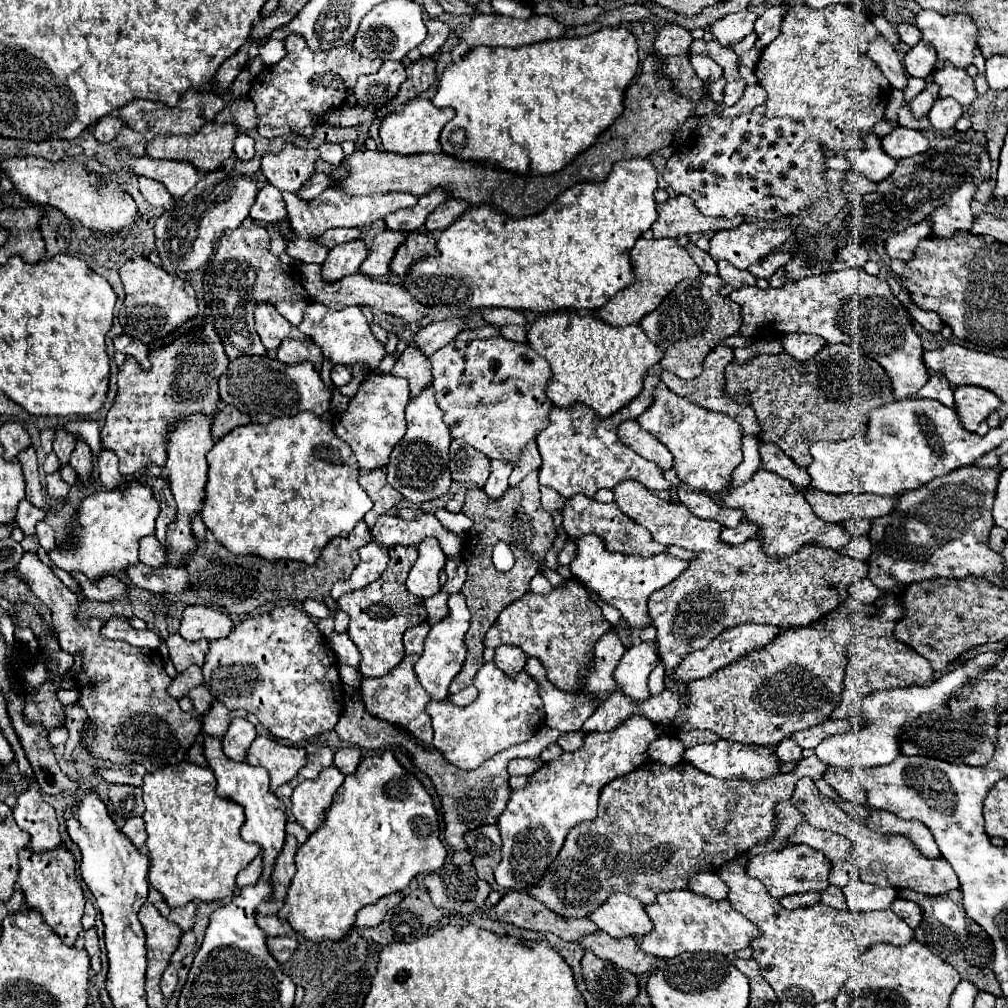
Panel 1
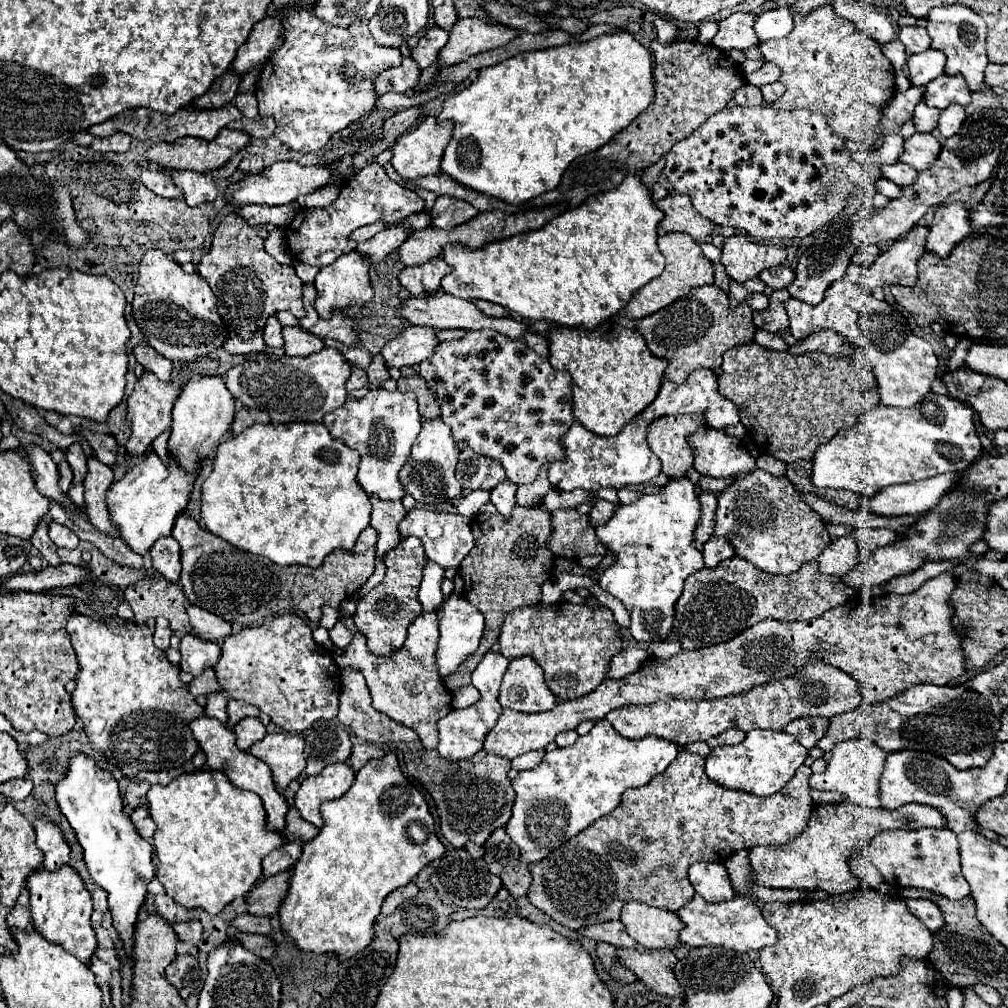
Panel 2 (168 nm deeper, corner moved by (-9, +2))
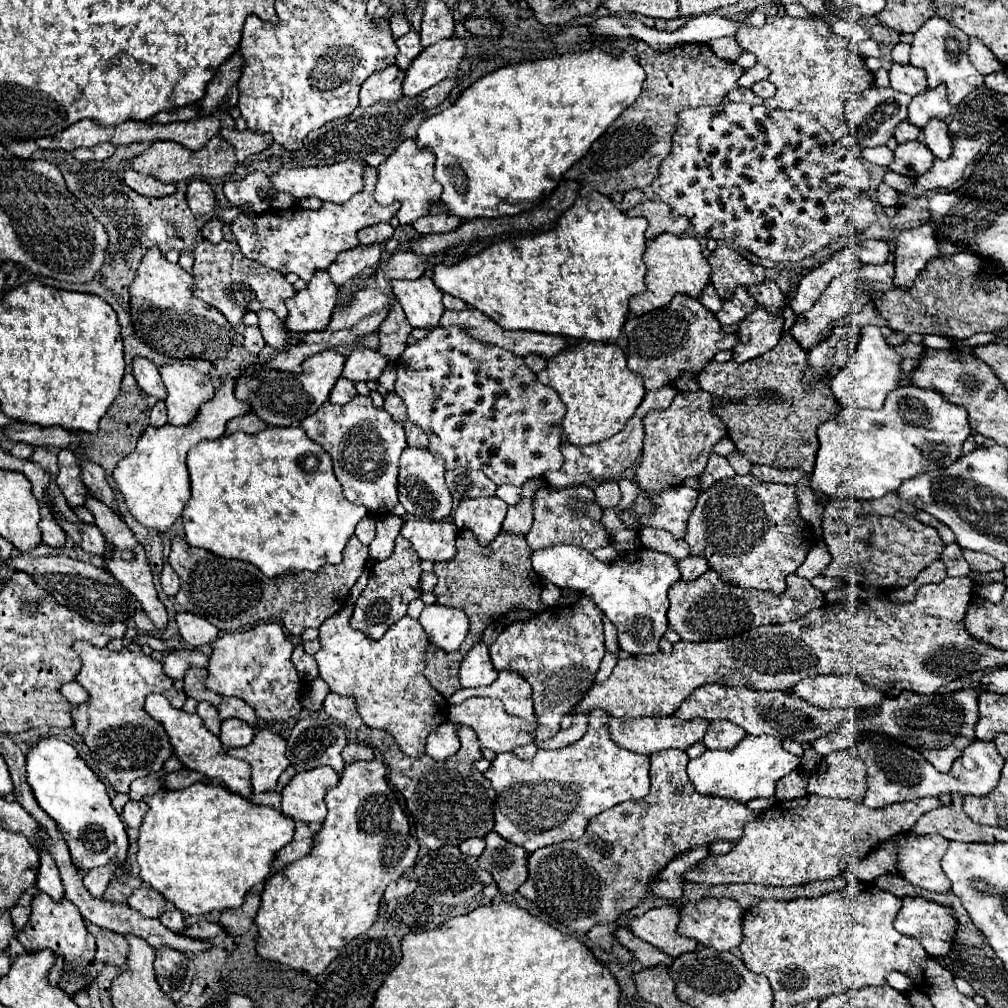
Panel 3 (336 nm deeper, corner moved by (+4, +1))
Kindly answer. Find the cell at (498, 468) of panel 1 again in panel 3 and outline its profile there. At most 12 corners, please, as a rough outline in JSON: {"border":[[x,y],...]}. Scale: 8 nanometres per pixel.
{"border":[[470,498],[454,510],[454,524],[478,544],[500,534],[506,502]]}

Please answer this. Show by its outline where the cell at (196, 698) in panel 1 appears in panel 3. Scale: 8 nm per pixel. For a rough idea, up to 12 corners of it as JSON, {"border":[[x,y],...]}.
{"border":[[208,702],[198,704],[198,716],[206,728],[220,734],[222,718]]}

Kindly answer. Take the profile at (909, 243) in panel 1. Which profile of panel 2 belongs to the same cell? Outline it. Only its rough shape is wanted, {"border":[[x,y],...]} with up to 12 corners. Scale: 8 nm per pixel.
{"border":[[917,225],[865,269],[861,287],[913,285],[929,227]]}

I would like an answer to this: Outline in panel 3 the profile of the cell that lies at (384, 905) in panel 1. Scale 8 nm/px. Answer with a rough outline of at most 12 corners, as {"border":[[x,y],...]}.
{"border":[[400,878],[384,892],[384,902],[412,894],[416,880]]}

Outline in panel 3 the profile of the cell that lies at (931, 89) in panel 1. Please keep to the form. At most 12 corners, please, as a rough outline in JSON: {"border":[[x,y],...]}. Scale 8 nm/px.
{"border":[[910,122],[896,126],[894,138],[898,144],[918,140],[920,128]]}

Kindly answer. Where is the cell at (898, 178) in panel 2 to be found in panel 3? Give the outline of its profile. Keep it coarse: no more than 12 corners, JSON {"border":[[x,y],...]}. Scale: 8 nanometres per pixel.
{"border":[[888,170],[884,182],[900,194],[916,182],[916,178],[900,176]]}

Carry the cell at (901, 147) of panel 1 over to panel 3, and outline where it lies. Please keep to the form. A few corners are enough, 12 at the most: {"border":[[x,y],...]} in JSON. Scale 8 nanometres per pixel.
{"border":[[922,142],[894,150],[890,170],[918,178],[932,168],[932,152]]}

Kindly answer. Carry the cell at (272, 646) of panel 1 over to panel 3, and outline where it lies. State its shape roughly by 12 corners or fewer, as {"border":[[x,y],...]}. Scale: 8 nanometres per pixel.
{"border":[[280,624],[212,642],[206,686],[268,722],[296,718],[304,684]]}

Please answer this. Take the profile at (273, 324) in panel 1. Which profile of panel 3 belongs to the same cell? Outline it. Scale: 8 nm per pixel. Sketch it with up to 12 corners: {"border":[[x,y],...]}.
{"border":[[260,328],[244,330],[244,348],[258,354],[266,344]]}

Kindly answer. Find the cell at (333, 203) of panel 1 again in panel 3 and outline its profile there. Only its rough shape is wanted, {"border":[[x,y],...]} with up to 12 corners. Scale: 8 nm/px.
{"border":[[364,190],[320,210],[292,206],[230,228],[242,254],[304,282],[340,252],[360,228],[392,220],[398,202]]}

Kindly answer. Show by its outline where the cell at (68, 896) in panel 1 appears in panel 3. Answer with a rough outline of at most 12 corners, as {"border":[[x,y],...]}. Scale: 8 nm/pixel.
{"border":[[38,892],[16,938],[56,960],[48,982],[68,996],[88,990],[94,936],[78,908]]}

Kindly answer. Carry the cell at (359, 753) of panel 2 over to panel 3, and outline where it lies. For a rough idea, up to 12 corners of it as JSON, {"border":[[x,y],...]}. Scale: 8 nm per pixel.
{"border":[[350,742],[342,750],[346,764],[356,760],[372,760],[370,746]]}

